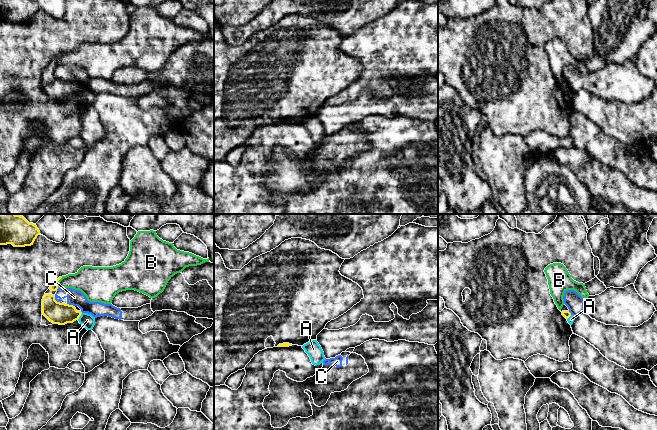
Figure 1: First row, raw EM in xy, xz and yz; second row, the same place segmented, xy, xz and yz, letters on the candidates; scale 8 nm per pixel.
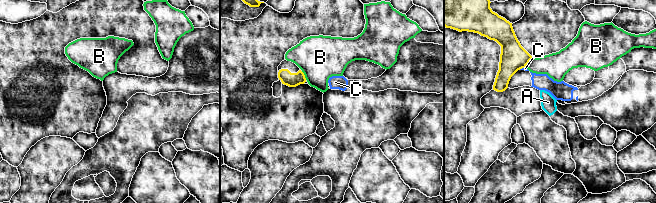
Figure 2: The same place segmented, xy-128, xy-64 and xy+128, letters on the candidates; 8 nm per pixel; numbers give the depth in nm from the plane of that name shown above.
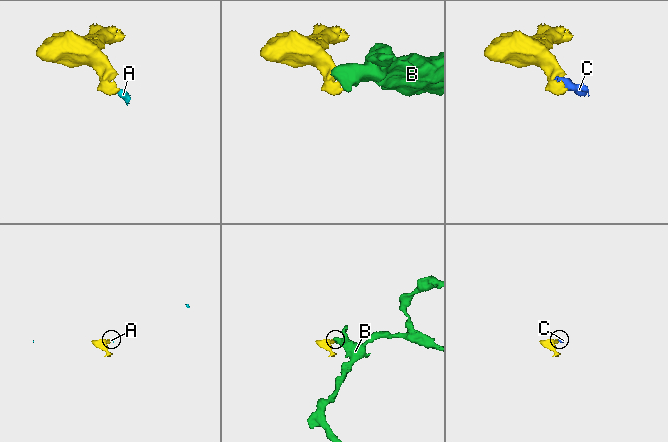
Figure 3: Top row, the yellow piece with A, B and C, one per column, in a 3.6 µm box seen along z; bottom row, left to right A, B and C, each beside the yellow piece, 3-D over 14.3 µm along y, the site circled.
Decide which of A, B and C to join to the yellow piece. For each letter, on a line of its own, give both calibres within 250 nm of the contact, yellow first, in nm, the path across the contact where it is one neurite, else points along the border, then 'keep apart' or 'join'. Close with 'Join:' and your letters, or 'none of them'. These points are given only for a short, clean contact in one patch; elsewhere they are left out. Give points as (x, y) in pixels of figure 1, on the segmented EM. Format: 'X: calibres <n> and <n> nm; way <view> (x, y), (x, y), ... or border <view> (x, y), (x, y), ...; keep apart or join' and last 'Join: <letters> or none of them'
A: calibres 180 and 110 nm; border xy (82, 313), (77, 319); keep apart
B: calibres 60 and 220 nm; border xy (62, 277), (58, 281), (57, 287); keep apart
C: calibres 180 and 130 nm; border xy (54, 296), (61, 303); keep apart
Join: none of them

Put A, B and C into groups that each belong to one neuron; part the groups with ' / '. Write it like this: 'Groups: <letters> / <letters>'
Groups: A / B / C

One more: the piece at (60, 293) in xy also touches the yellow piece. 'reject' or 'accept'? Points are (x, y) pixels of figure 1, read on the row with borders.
reject

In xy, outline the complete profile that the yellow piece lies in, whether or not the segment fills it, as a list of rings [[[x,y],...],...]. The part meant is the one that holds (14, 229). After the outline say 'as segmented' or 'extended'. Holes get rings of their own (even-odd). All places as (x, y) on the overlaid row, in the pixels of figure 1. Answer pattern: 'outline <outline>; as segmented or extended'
outline [[[0,214],[0,245],[12,244],[14,247],[33,245],[40,231],[33,223],[29,223],[23,216],[16,214]]]; as segmented

